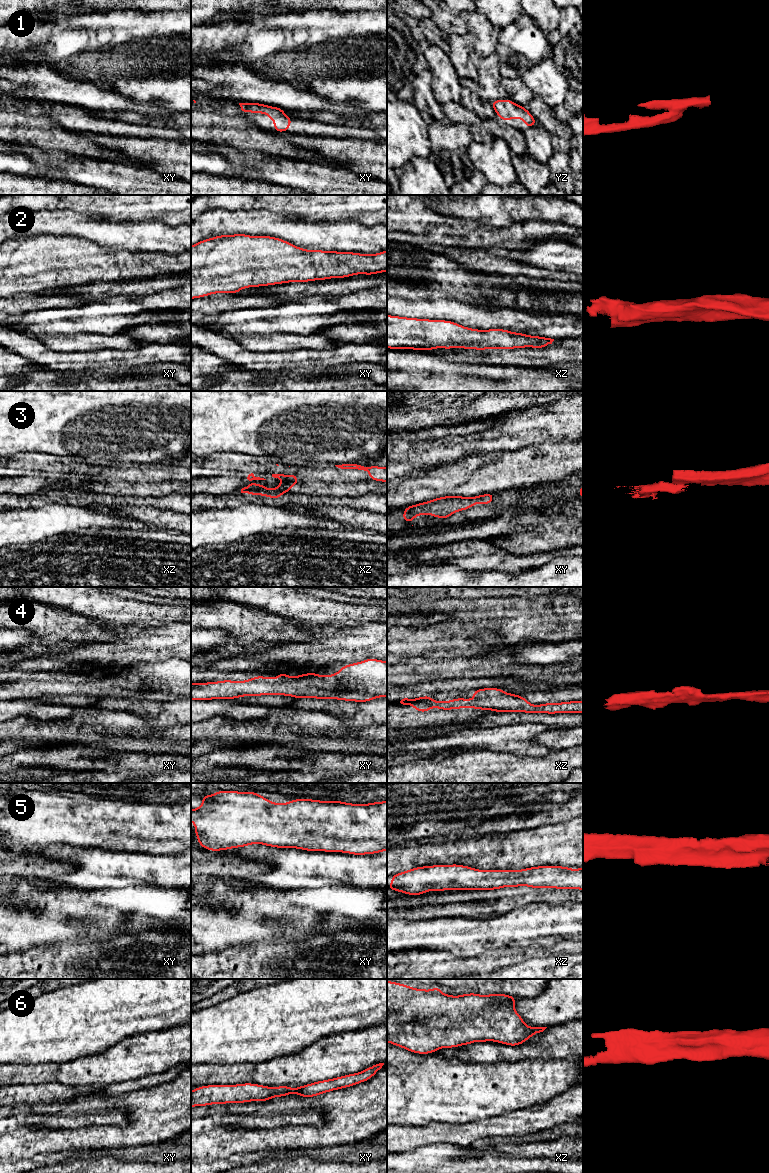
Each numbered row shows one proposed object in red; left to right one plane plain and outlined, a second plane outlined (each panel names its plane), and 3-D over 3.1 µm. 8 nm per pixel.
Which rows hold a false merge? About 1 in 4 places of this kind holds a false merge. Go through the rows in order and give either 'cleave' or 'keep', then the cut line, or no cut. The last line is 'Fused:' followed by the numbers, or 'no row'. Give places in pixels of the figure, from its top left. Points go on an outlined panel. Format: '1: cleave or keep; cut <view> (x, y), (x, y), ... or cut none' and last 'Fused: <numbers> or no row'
1: keep; cut none
2: keep; cut none
3: cleave; cut xz (296, 479), (283, 481)
4: keep; cut none
5: keep; cut none
6: keep; cut none
Fused: 3

